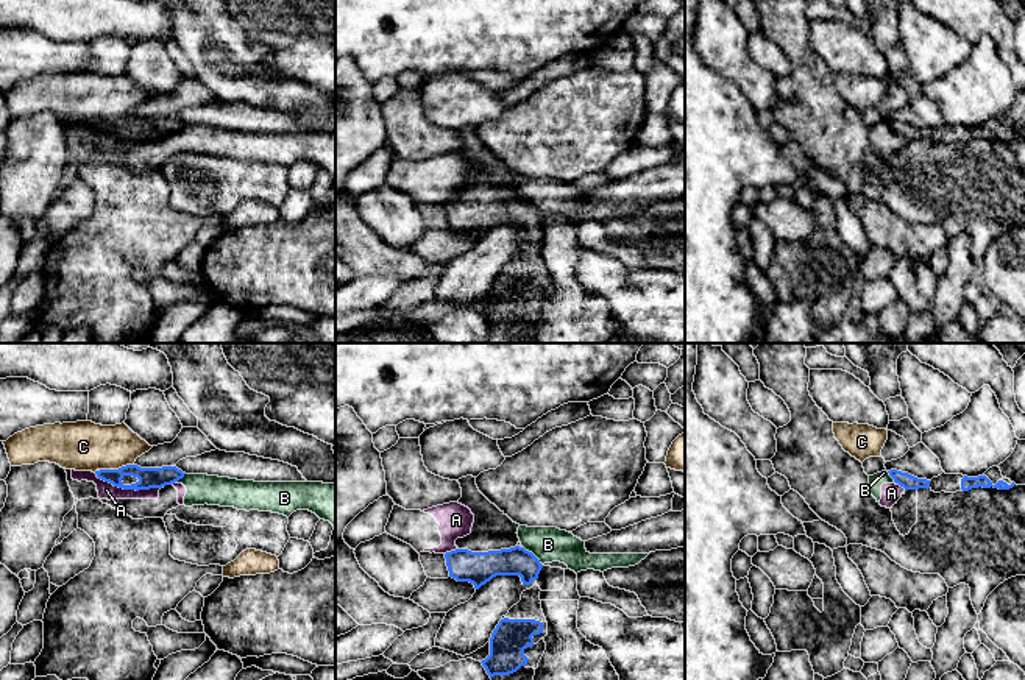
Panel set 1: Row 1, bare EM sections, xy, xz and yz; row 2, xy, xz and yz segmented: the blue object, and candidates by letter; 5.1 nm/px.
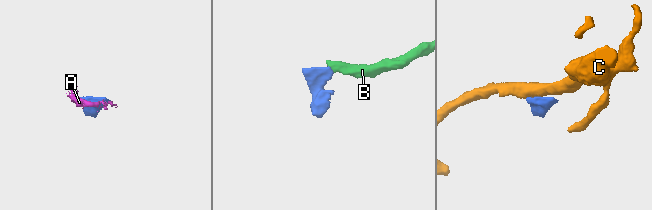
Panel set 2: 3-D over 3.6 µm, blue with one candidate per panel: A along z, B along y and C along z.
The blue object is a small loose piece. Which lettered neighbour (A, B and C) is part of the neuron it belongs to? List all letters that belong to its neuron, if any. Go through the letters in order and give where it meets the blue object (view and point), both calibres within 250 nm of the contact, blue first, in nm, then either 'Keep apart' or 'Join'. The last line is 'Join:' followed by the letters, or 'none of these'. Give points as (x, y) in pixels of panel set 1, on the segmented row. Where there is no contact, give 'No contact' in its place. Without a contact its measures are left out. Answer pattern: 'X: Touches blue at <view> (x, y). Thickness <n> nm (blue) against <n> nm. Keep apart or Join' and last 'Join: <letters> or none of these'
A: Touches blue at xy (128, 488). Thickness 110 nm (blue) against 90 nm. Keep apart
B: Touches blue at xz (534, 556). Thickness 150 nm (blue) against 180 nm. Keep apart
C: Touches blue at xy (116, 470). Thickness 110 nm (blue) against 260 nm. Keep apart
Join: none of these

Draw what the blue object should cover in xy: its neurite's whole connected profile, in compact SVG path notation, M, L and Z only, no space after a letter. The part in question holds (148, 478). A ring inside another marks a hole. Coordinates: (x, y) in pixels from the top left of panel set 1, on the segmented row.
M126 465L119 469L97 469L97 477L123 490L150 490L172 485L184 477L186 473L176 466L140 468Z

